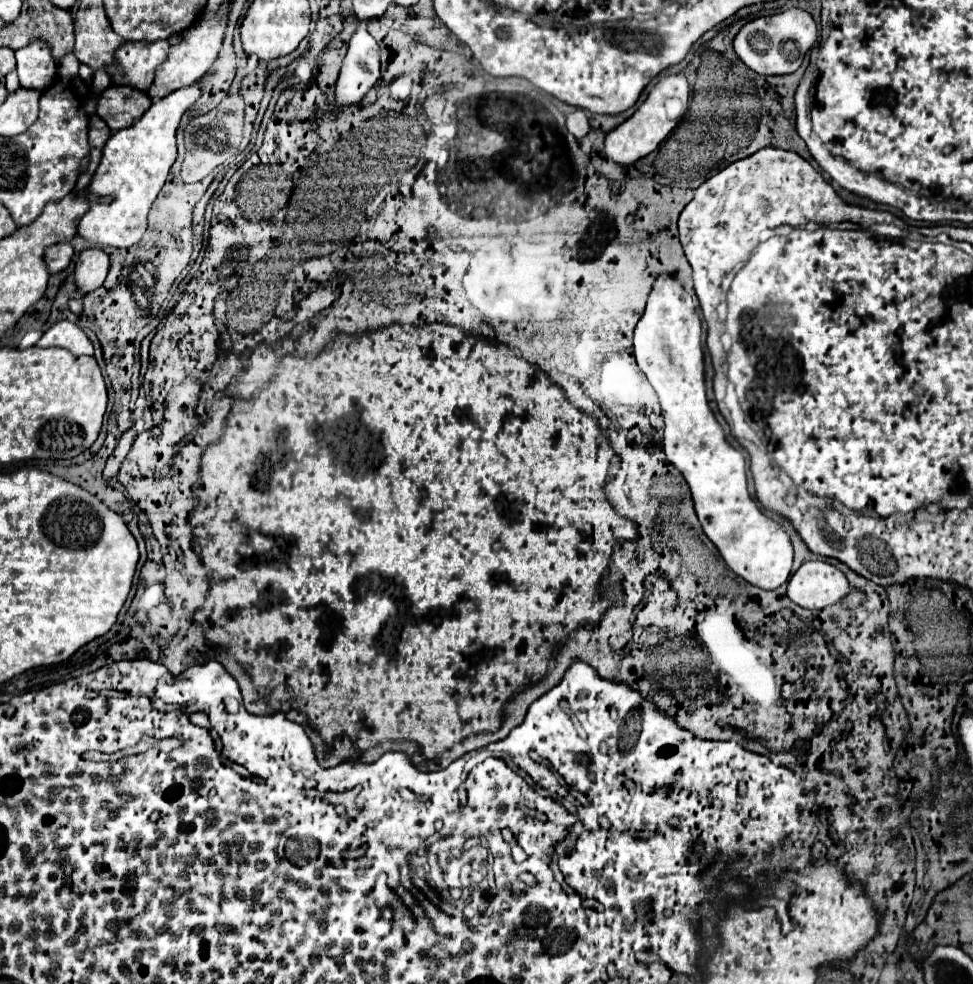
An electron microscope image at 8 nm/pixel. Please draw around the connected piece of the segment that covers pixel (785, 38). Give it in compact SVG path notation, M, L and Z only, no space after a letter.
M790 8L772 16L762 16L746 22L736 38L734 50L738 58L758 74L792 74L800 68L806 52L816 42L816 24L802 8Z

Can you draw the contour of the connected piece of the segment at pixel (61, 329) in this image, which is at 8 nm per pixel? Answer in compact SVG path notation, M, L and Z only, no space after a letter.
M60 320L54 326L50 326L44 336L38 340L40 348L64 348L70 350L74 356L92 356L94 348L92 342L88 340L88 336L84 334L84 330L68 320Z

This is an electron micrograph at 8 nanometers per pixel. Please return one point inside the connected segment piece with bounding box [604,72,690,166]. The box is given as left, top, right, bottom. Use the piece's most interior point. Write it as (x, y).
(658, 115)

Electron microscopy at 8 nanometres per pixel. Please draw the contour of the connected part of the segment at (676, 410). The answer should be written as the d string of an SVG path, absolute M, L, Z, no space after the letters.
M660 274L654 280L654 286L648 294L648 302L642 318L634 330L634 354L640 358L640 370L646 374L654 390L658 392L660 406L664 410L663 450L666 458L682 472L694 502L696 516L708 540L718 548L724 562L748 584L754 584L764 590L774 590L782 586L792 570L792 544L788 534L774 524L750 498L746 488L746 462L742 452L732 448L720 424L714 418L714 412L706 400L704 386L704 354L700 346L700 316L696 314L696 306L692 296L684 290L684 286L672 274Z

